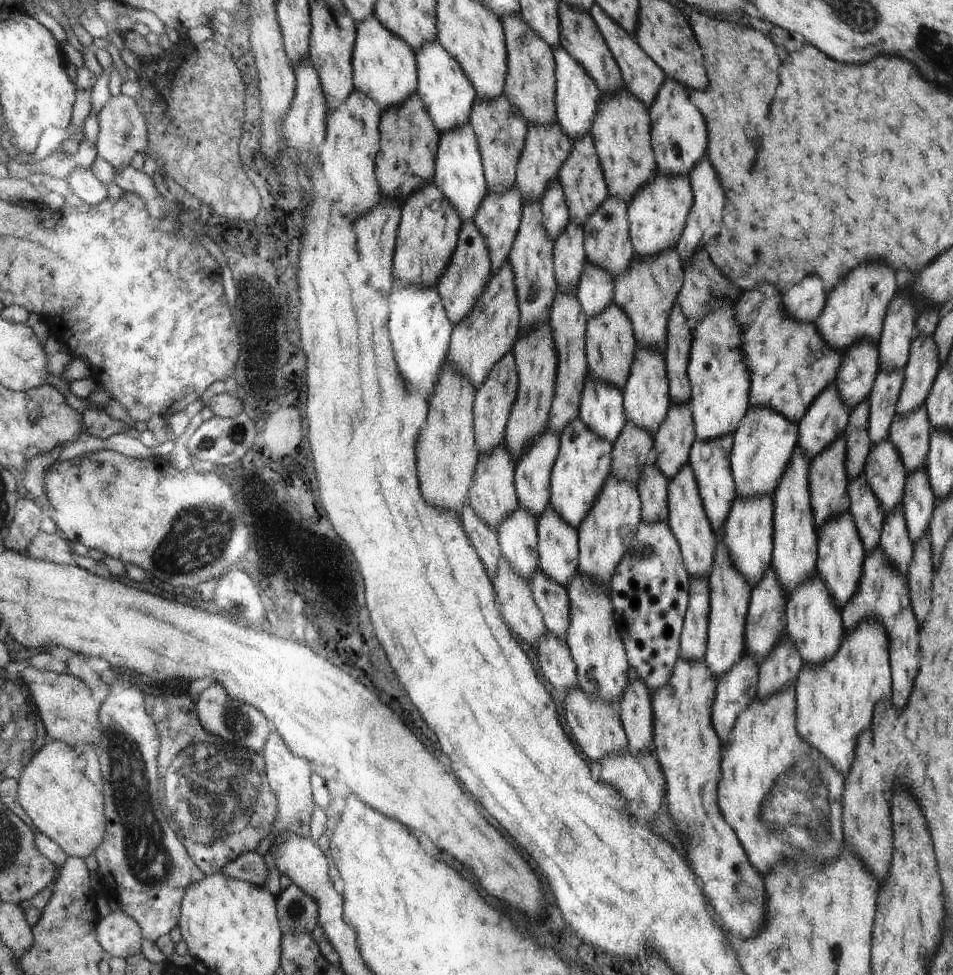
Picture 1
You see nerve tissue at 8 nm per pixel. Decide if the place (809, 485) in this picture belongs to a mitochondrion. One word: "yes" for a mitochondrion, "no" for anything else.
no

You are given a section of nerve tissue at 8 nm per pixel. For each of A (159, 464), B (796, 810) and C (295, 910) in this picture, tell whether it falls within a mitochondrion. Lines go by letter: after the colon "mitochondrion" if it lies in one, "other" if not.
A: other
B: mitochondrion
C: mitochondrion

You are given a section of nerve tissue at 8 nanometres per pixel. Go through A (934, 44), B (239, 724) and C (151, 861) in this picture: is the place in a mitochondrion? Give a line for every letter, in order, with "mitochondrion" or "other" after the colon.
A: mitochondrion
B: mitochondrion
C: mitochondrion

